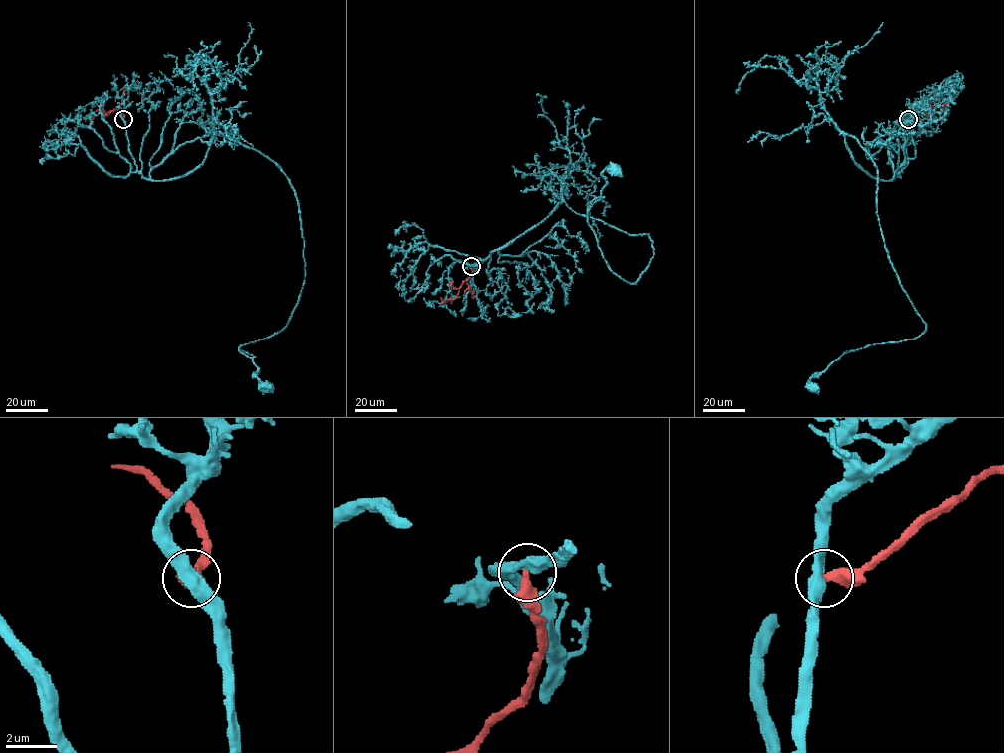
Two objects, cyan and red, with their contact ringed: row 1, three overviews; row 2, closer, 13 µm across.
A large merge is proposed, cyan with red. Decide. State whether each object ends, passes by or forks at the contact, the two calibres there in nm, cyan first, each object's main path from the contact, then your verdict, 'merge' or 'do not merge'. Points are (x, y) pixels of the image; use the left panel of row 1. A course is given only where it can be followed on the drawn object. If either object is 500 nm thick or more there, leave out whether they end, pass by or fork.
cyan passes by | red ends | 480/420 nm | cyan via (122, 119), (145, 178), (187, 175), (218, 134), (288, 179), (303, 286), (285, 326), (239, 347), (266, 387) | red via (122, 119), (124, 115), (117, 110), (105, 112), (99, 109), (91, 121) | do not merge

